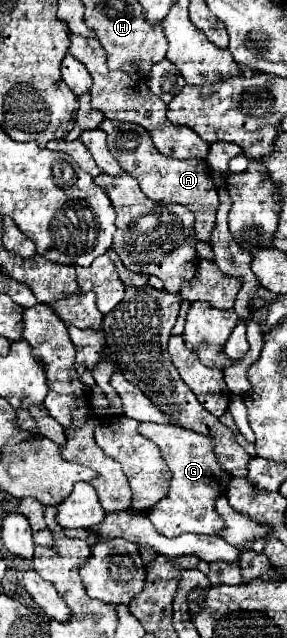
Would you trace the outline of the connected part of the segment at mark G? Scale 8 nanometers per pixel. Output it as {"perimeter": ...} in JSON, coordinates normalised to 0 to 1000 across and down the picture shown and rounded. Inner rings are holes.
{"perimeter":[[[491,661],[484,677],[554,699],[561,715],[603,740],[589,777],[554,784],[547,793],[512,803],[540,831],[554,831],[582,843],[610,843],[631,834],[763,840],[784,828],[784,818],[749,799],[749,781],[791,771],[805,746],[777,737],[777,730],[763,730],[763,718],[749,715],[749,690],[631,668],[554,668],[533,661]]]}

